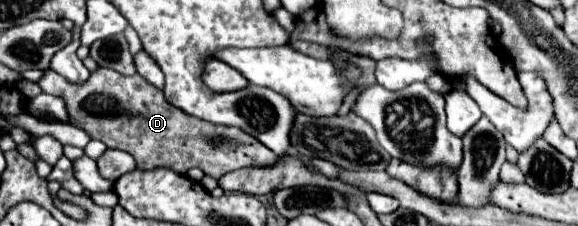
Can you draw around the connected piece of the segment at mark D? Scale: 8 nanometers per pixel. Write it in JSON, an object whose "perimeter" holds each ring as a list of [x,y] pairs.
{"perimeter":[[[99,67],[85,83],[71,83],[55,71],[47,69],[39,81],[43,93],[61,97],[65,101],[69,123],[85,129],[91,139],[103,141],[109,149],[123,149],[133,155],[137,169],[151,167],[175,167],[179,173],[187,173],[191,167],[199,167],[209,177],[223,177],[229,171],[243,167],[271,167],[279,157],[247,135],[239,127],[213,125],[203,119],[195,119],[167,103],[163,91],[151,87],[141,75],[123,77],[117,71]]]}

